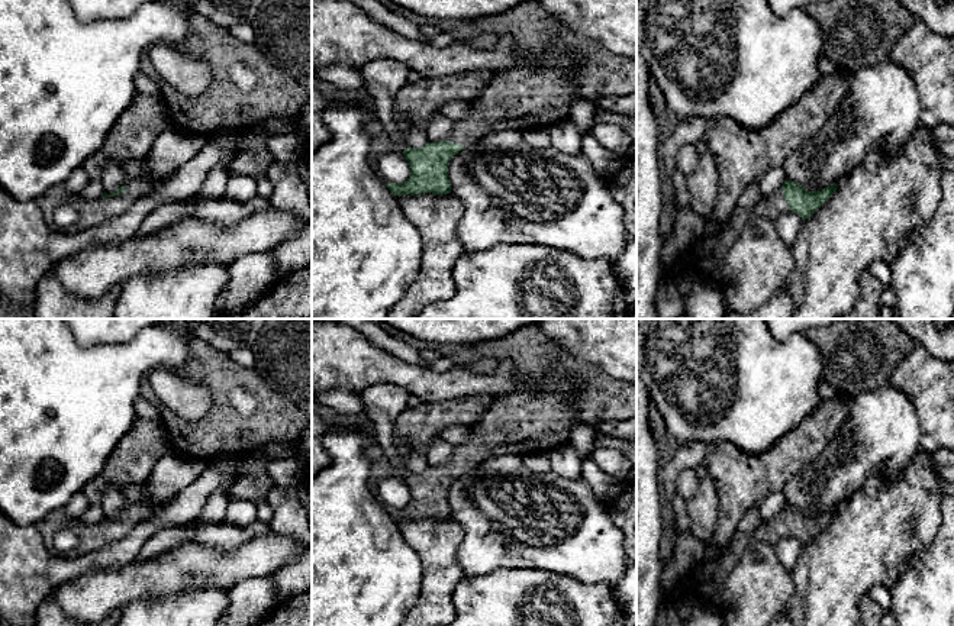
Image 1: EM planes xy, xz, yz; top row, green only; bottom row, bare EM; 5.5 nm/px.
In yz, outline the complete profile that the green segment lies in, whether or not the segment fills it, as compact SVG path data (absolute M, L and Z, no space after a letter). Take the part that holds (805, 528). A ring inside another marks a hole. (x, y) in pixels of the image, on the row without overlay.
M787 504L774 519L761 520L755 530L737 530L728 545L719 551L716 559L697 562L665 600L674 604L692 601L696 606L709 604L718 609L722 601L725 581L751 541L773 546L780 539L792 535L802 545L806 545L835 517L838 510L834 509L821 516L806 516L797 507Z

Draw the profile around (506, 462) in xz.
M522 455L493 456L480 464L484 470L515 471L523 467Z

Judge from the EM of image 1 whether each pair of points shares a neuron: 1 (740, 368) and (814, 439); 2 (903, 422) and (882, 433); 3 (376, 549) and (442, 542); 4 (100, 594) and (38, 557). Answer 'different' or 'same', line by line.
1: different
2: same
3: different
4: different

